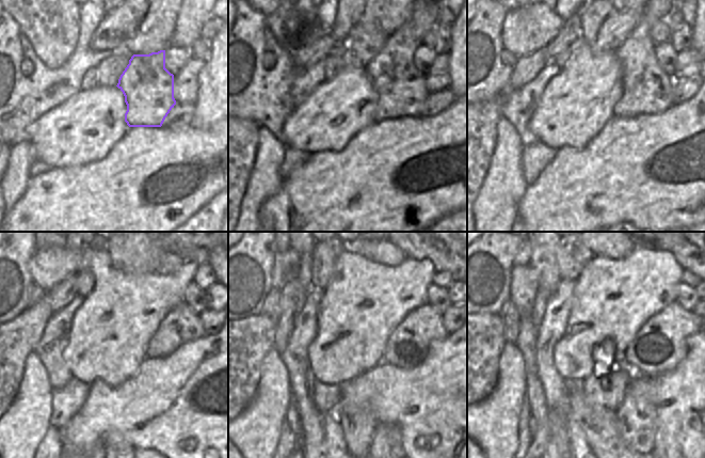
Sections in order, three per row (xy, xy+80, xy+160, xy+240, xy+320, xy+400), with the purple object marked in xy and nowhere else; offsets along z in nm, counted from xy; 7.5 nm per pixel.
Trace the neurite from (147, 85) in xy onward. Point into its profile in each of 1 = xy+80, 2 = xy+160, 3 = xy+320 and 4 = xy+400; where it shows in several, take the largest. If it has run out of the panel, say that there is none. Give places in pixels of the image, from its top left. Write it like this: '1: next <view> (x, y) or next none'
1: next xy+80 (401, 88)
2: next xy+160 (646, 89)
3: next xy+320 (407, 346)
4: next xy+400 (661, 343)

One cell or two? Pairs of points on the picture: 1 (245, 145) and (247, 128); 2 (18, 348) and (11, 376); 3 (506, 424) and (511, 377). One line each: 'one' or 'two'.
1: one
2: one
3: one

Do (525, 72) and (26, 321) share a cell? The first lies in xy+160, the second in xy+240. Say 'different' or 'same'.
same

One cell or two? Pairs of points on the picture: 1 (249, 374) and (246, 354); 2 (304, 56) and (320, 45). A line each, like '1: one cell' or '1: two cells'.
1: one cell
2: one cell

